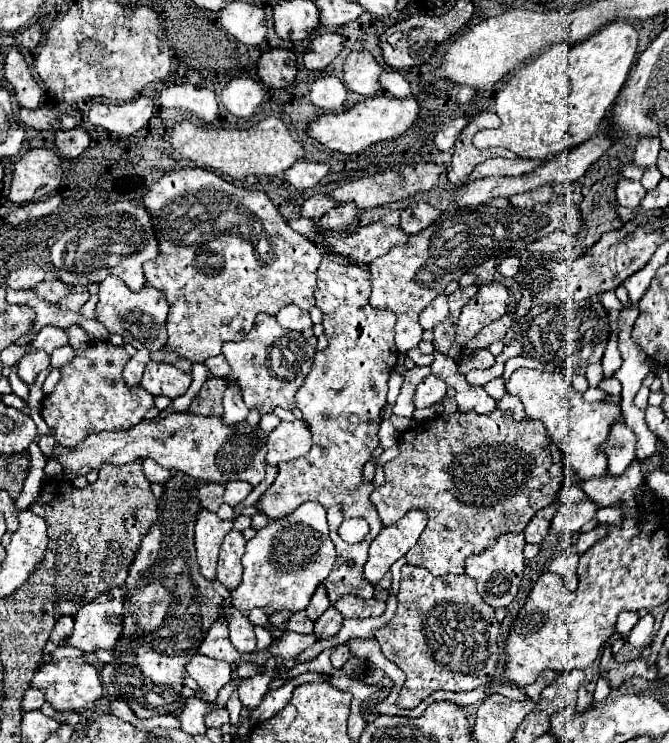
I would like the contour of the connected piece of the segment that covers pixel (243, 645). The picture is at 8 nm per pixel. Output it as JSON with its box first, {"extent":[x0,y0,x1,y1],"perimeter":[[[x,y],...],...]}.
{"extent":[228,610,256,652],"perimeter":[[[234,610],[228,618],[228,628],[230,628],[230,642],[238,652],[254,652],[256,650],[256,636],[254,636],[254,626],[252,622],[238,610]]]}

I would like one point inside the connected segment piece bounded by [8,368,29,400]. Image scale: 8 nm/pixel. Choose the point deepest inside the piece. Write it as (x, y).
(18, 387)

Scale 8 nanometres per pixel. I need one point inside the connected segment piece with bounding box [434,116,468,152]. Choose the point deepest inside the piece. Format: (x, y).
(444, 139)

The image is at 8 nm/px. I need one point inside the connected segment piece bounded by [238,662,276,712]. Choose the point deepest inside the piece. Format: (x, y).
(252, 690)

